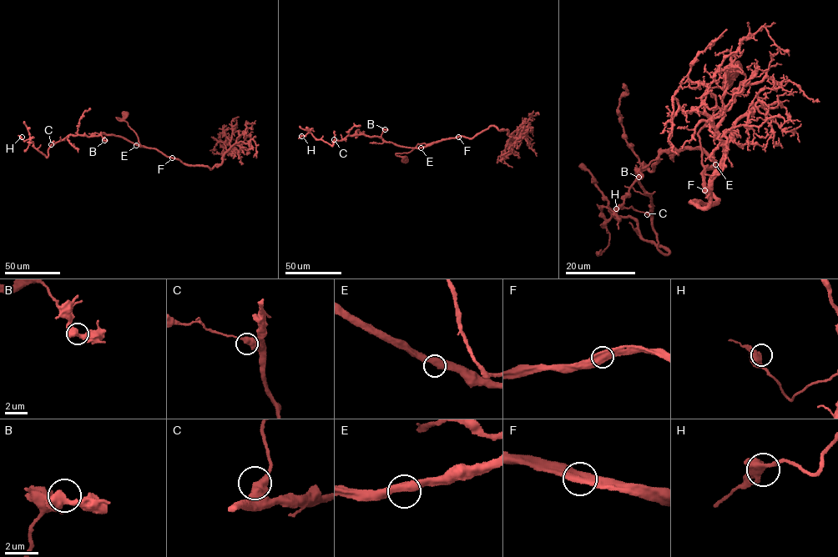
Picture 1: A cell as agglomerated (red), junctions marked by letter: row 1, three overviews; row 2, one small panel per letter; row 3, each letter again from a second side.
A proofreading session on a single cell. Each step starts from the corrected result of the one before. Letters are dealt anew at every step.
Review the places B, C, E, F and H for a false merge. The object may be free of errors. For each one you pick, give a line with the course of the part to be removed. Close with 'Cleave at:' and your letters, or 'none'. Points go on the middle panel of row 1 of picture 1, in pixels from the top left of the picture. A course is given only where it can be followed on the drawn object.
Cleave at: none

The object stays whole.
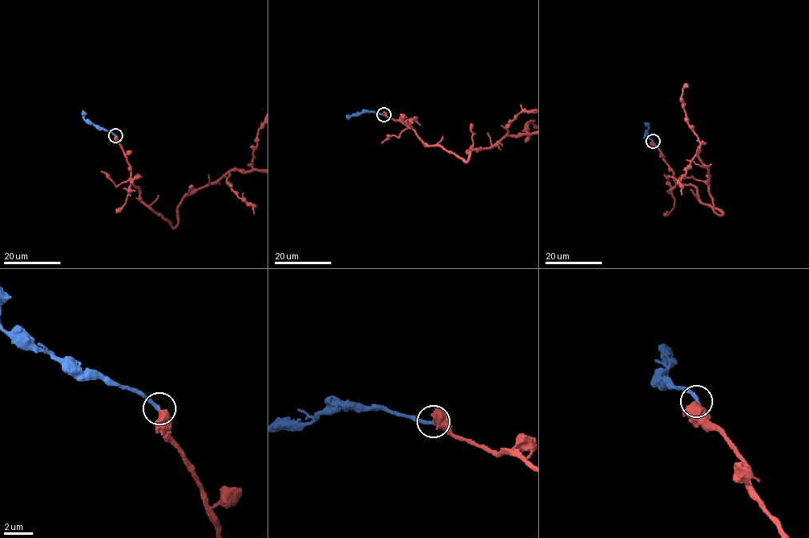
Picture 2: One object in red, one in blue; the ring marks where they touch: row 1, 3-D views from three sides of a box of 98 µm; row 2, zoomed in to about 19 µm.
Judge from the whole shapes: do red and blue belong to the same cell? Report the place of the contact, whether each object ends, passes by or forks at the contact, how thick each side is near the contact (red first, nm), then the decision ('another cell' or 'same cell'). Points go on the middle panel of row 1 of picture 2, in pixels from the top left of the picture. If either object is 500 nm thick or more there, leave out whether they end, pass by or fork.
(383, 114) | red passes by | blue ends | 480/280 nm | same cell

